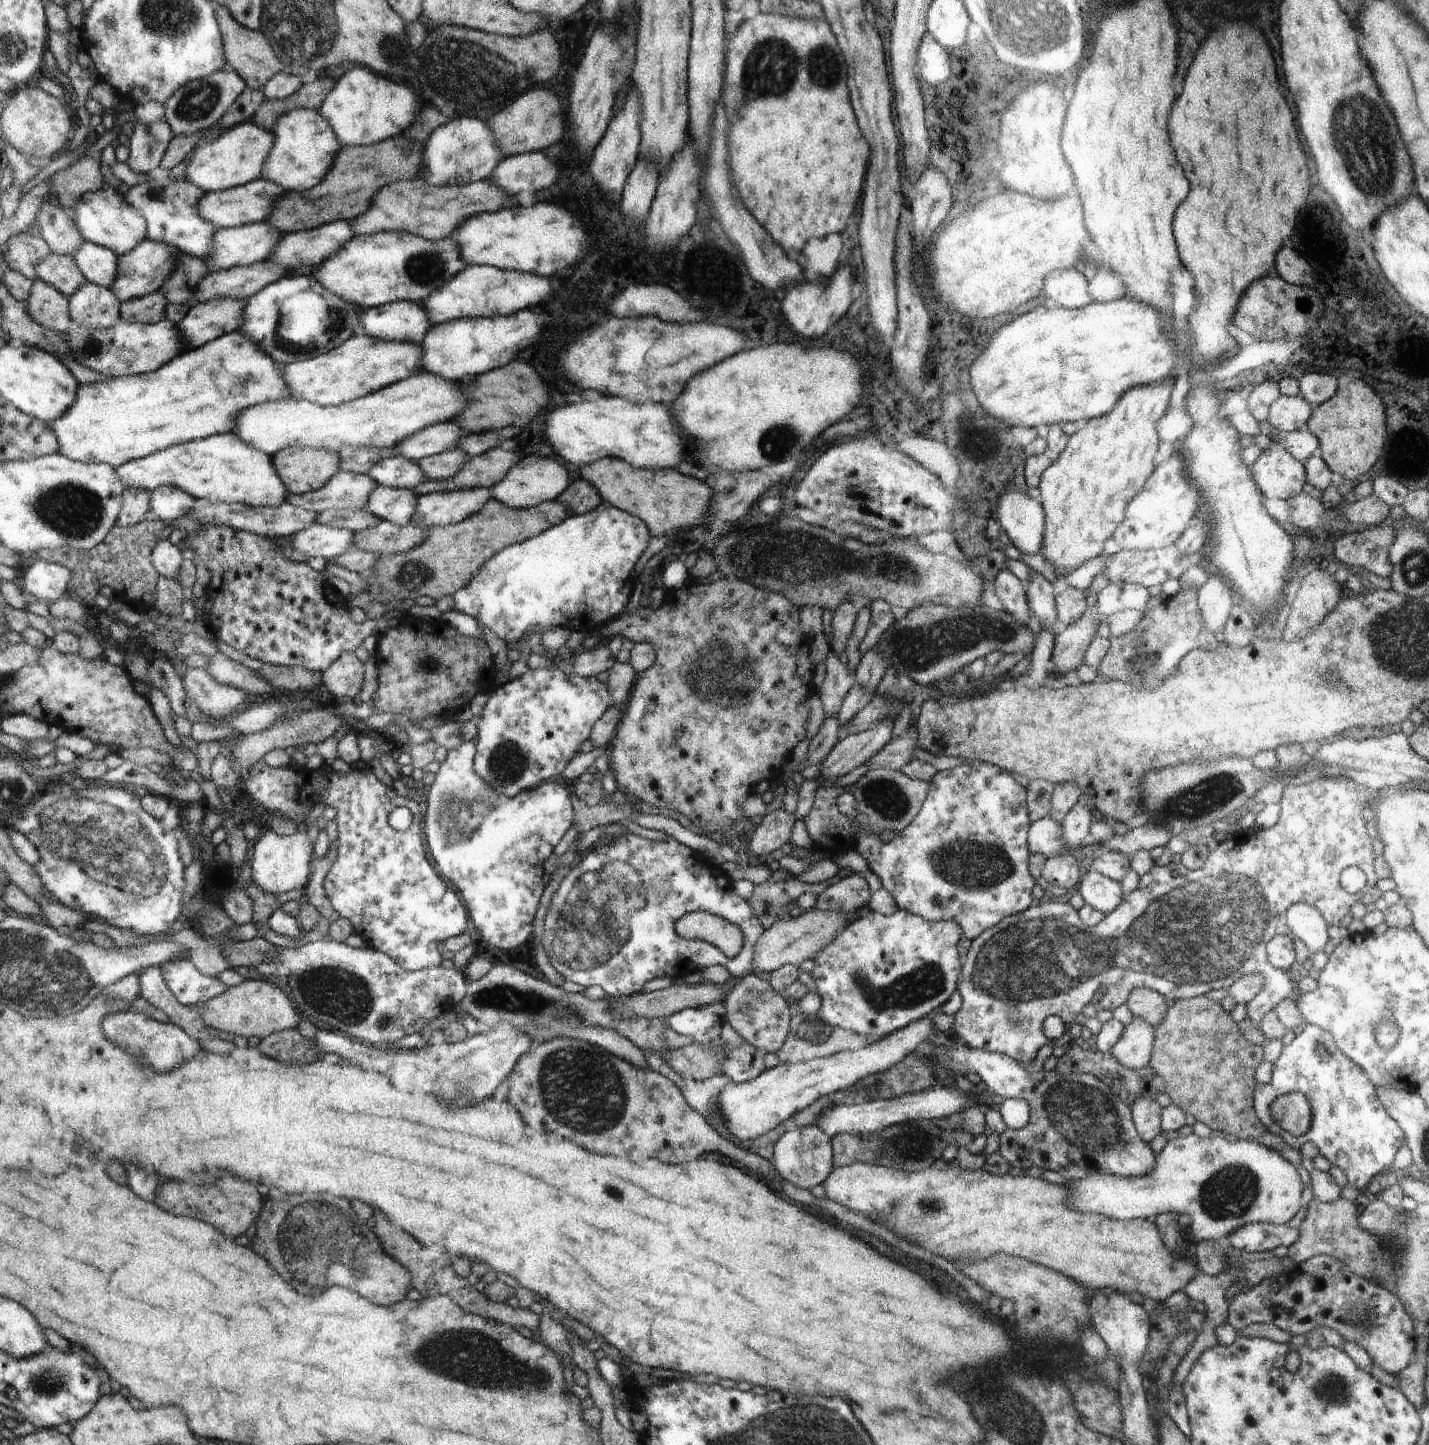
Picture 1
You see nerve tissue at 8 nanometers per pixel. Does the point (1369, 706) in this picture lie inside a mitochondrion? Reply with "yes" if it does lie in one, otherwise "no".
no

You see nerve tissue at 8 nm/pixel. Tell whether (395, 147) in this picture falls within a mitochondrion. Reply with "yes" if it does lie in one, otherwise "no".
no

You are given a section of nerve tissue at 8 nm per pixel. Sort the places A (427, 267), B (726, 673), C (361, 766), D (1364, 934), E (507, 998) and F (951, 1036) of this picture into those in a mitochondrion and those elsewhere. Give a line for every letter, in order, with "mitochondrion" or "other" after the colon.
A: mitochondrion
B: mitochondrion
C: other
D: other
E: mitochondrion
F: other

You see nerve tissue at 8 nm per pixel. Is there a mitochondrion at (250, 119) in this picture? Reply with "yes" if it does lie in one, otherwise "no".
no

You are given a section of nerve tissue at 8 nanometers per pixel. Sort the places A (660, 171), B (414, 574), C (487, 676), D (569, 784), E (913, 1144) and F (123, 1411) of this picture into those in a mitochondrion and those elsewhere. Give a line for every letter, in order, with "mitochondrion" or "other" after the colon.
A: other
B: mitochondrion
C: other
D: other
E: mitochondrion
F: other

